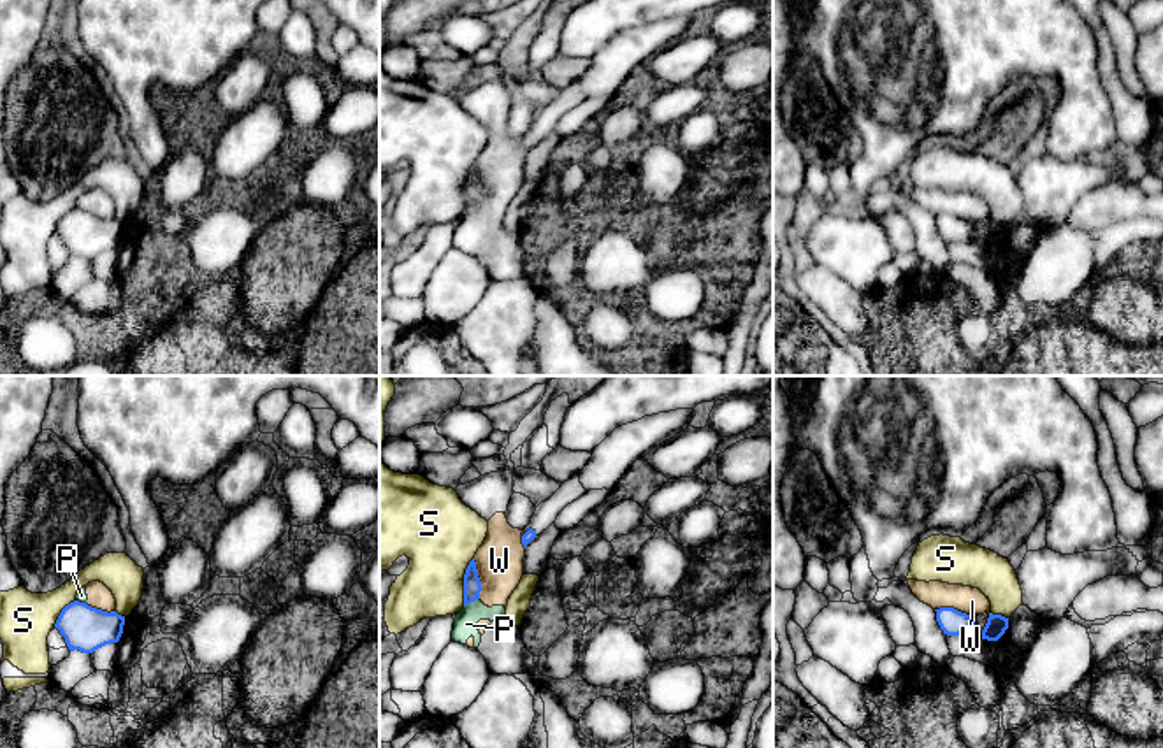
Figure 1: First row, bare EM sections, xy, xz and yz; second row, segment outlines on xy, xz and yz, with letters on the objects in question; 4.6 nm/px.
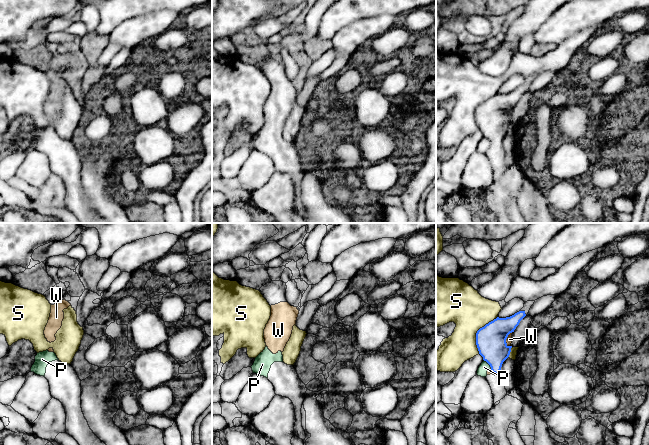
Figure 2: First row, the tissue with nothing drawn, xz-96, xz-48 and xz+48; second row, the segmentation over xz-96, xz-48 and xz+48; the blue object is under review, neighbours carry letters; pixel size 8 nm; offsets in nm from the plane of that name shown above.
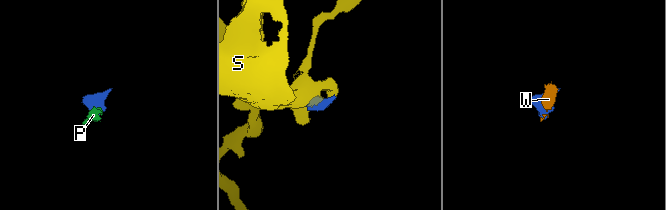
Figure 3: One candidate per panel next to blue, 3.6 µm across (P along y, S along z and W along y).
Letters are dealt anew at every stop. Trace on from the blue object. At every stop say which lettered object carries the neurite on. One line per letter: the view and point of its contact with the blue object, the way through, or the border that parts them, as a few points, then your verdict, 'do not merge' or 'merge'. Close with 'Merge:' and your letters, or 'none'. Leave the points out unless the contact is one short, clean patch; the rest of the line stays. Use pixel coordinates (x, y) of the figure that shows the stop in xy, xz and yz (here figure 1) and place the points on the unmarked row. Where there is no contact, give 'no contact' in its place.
P: xz (471, 208) | along xz (478, 204), (464, 213) | do not merge
S: xz (464, 188) | do not merge
W: xz (478, 185) | along xz (473, 165), (478, 176), (480, 204) | do not merge
Merge: none

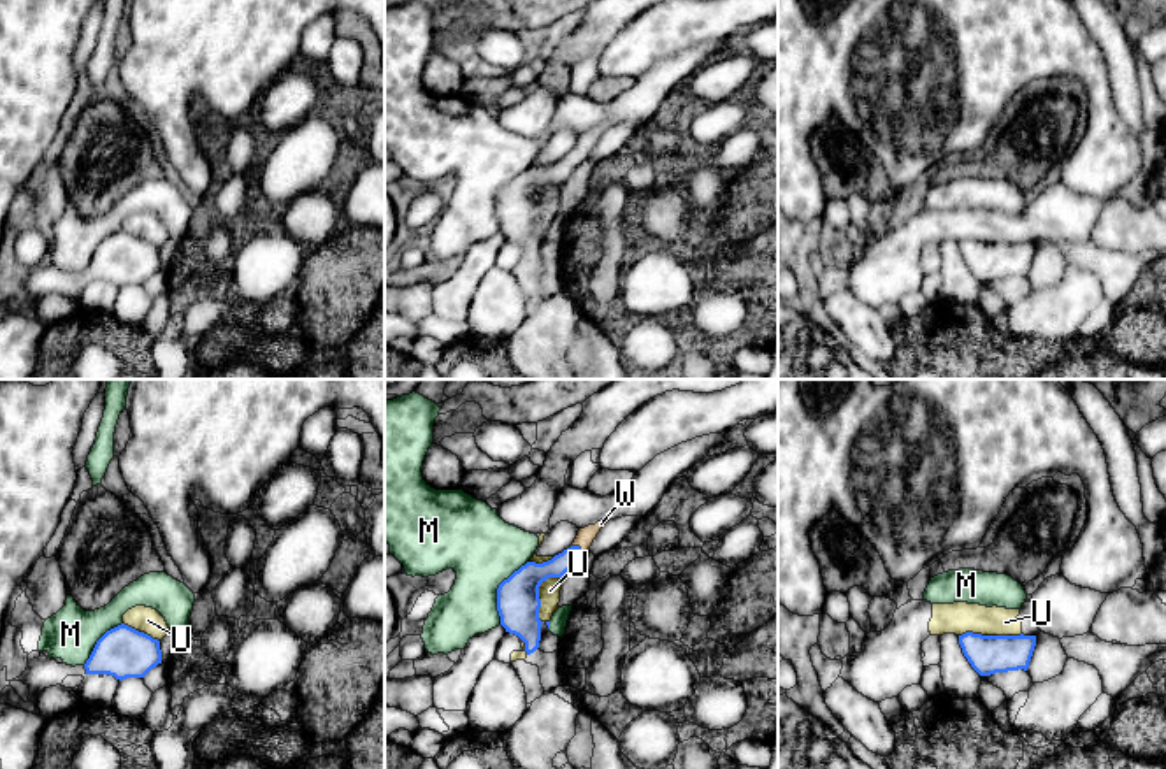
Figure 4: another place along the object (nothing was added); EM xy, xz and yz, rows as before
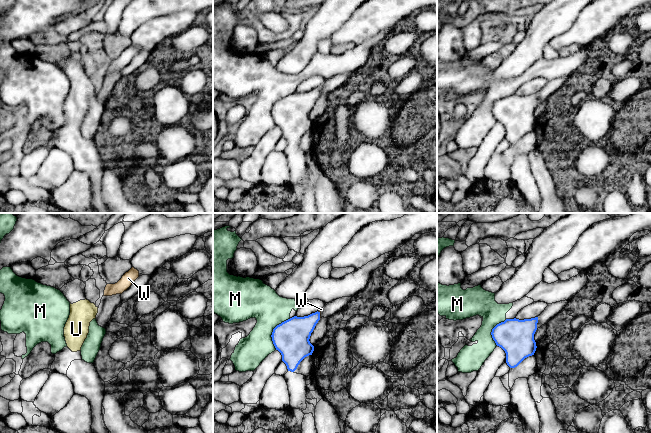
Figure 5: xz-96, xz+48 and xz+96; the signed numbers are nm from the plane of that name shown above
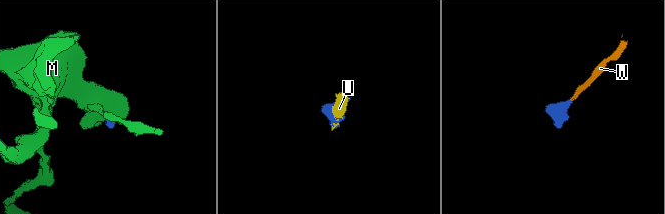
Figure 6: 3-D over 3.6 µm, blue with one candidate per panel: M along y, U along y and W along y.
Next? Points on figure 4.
M: xz (497, 197) | do not merge
U: yz (989, 243) | along yz (1021, 239), (963, 239), (959, 243) | do not merge
W: xz (578, 153) | across xz (532, 181), (557, 174), (578, 153), (585, 143) | merge
Merge: W

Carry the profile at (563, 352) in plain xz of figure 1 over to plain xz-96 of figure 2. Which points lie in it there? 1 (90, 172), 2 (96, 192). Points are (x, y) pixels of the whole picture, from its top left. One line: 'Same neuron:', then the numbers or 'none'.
Same neuron: 1, 2

